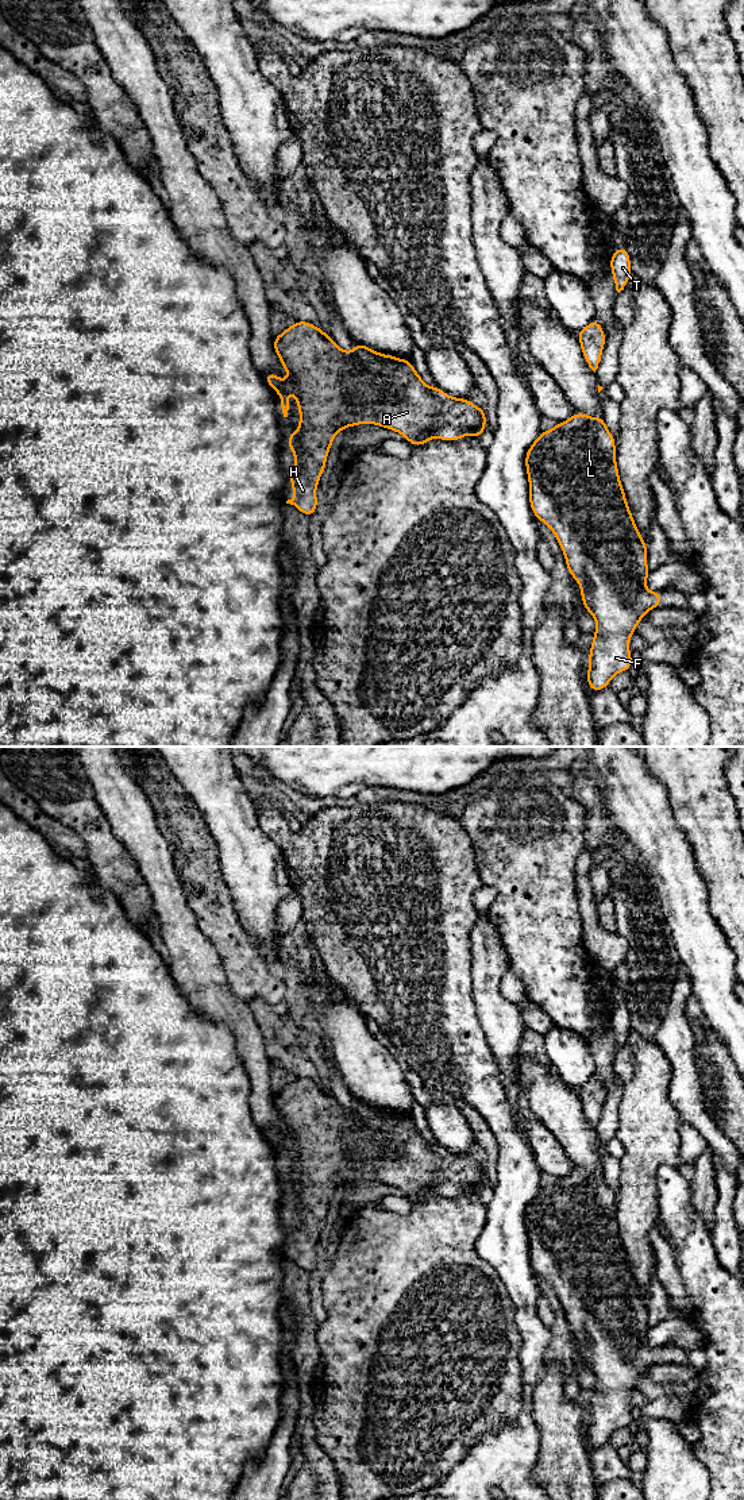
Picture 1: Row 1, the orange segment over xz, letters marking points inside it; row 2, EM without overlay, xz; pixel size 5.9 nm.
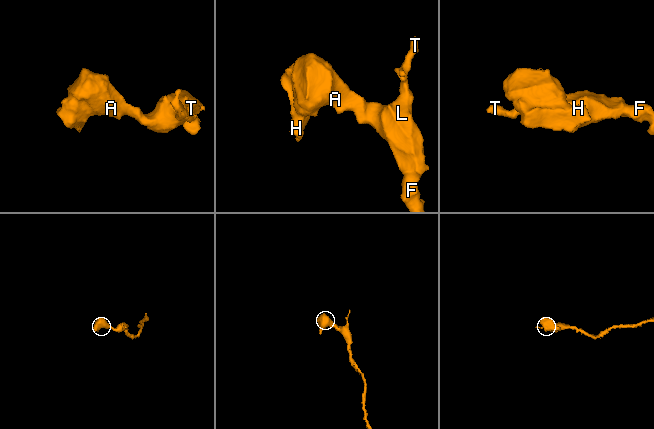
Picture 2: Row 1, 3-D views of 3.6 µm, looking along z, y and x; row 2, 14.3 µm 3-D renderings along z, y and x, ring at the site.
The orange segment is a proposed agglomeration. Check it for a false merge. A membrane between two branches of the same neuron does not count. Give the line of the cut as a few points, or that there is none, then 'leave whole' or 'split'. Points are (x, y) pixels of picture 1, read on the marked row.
no cut | leave whole

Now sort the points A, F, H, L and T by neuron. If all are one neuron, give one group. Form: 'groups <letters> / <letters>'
groups A F H L T

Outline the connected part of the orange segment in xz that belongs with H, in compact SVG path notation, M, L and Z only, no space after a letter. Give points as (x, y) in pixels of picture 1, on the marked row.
M300 320L274 336L273 347L290 379L280 379L273 371L266 373L265 379L280 394L284 417L288 417L288 394L293 390L300 412L298 431L288 436L296 466L289 473L294 497L286 504L308 517L317 509L316 487L340 429L375 424L400 432L410 446L425 446L432 437L446 441L460 440L466 435L483 437L485 409L467 398L454 398L437 386L429 387L408 359L383 355L359 343L352 352L343 351L328 333Z

